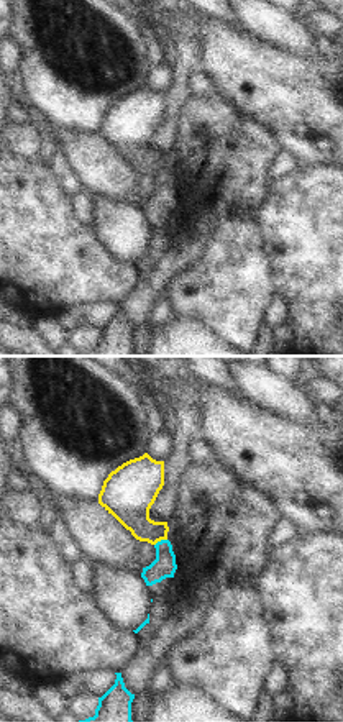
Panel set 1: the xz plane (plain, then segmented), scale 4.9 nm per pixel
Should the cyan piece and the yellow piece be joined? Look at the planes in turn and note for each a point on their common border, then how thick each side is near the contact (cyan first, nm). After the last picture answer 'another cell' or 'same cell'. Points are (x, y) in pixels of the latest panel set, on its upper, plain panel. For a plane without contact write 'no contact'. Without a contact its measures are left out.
contact (161, 173); calibres 110 and 220 nm

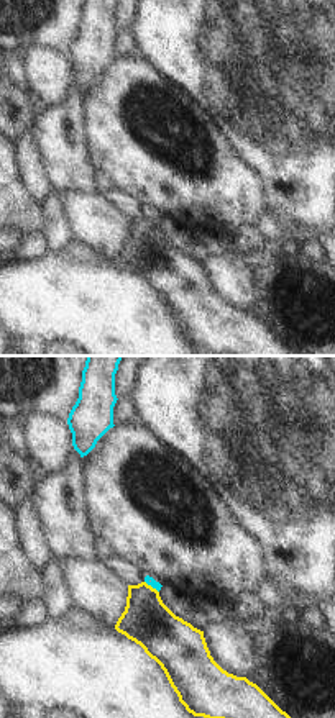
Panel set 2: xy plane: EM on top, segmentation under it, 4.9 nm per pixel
contact (151, 218); calibres 50 and 240 nm

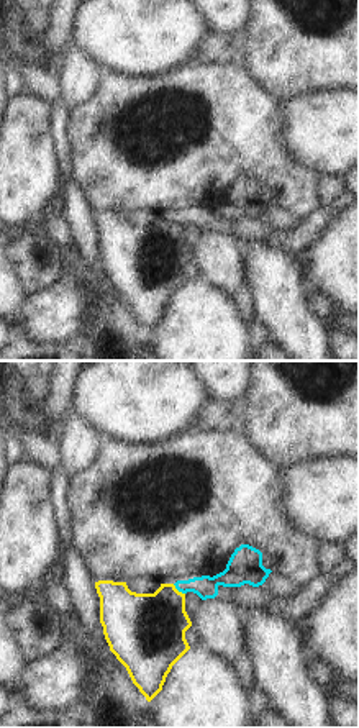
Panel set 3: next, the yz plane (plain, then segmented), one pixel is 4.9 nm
contact (179, 223); calibres 110 and 360 nm

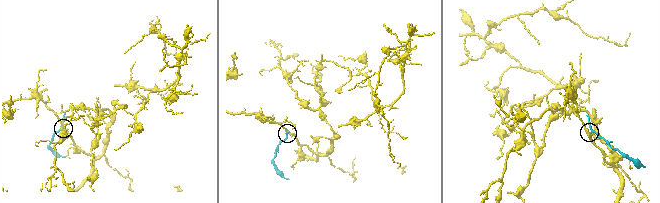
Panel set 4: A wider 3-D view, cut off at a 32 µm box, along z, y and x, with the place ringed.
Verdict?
another cell

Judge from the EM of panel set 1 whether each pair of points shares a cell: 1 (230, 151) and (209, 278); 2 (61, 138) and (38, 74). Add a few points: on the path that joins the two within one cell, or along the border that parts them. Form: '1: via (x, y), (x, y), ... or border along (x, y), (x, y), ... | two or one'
1: via (228, 182), (228, 246) | one
2: border along (53, 128), (96, 135) | two

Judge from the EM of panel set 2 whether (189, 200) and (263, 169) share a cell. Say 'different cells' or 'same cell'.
different cells

